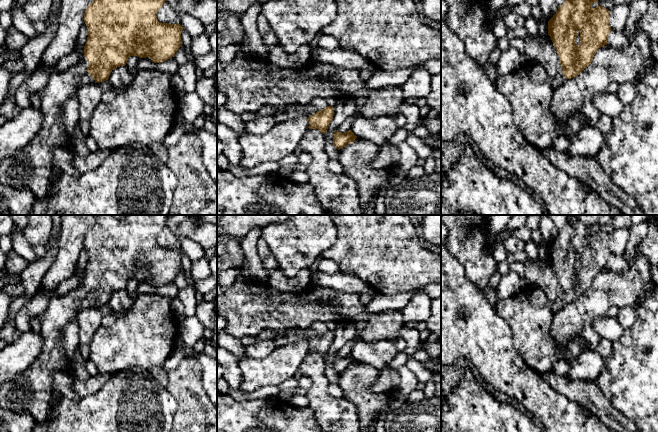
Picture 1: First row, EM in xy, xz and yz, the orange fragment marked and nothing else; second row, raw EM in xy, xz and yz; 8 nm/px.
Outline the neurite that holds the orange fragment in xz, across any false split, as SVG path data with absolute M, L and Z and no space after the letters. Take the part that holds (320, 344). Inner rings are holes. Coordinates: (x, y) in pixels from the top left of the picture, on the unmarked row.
M297 328L295 331L278 335L275 337L274 342L276 347L283 347L300 340L308 341L309 353L318 353L321 357L325 358L333 343L334 332L328 330L318 335L310 328Z

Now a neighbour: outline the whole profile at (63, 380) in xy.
M72 367L64 369L62 371L56 371L53 374L54 390L50 401L50 405L57 401L60 397L65 397L68 399L80 398L72 387L72 383L75 379L76 378L73 374Z

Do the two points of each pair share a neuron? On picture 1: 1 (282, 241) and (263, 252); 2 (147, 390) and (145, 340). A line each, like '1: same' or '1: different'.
1: different
2: different

